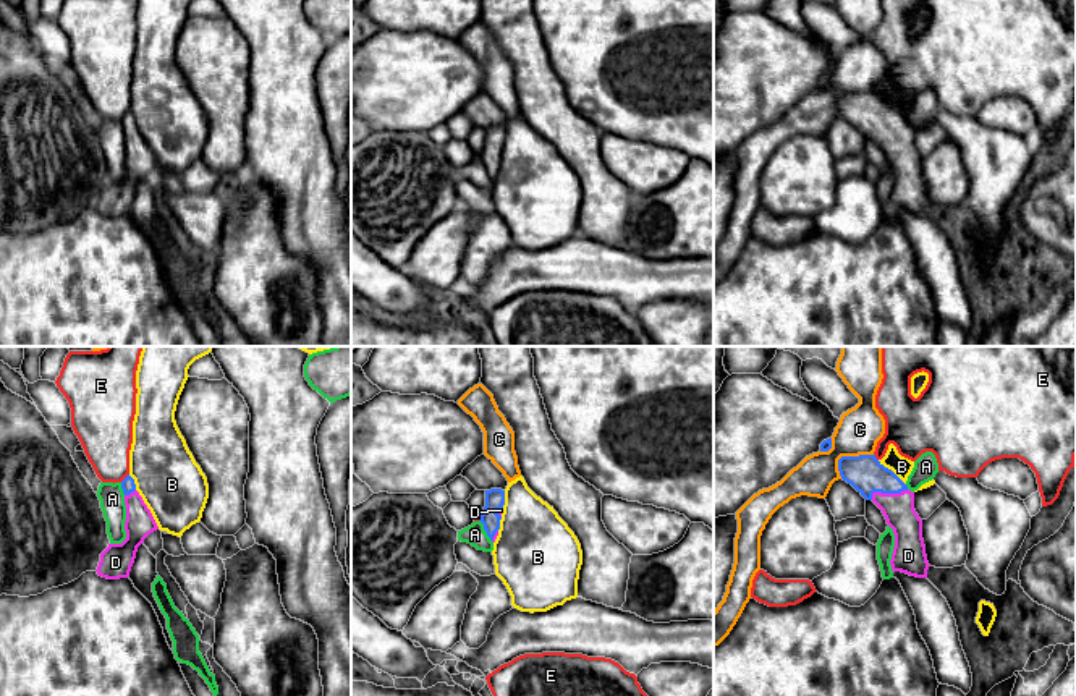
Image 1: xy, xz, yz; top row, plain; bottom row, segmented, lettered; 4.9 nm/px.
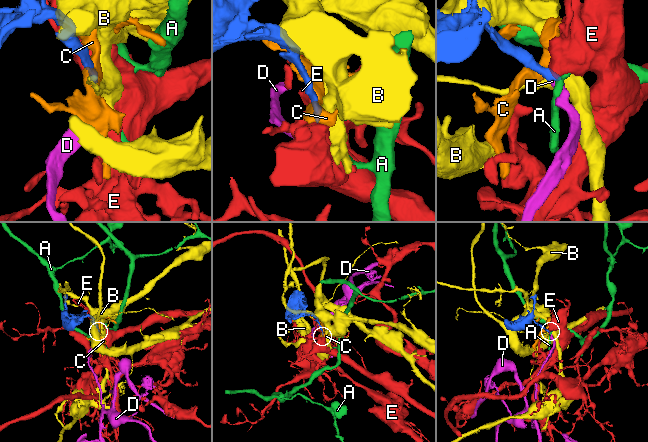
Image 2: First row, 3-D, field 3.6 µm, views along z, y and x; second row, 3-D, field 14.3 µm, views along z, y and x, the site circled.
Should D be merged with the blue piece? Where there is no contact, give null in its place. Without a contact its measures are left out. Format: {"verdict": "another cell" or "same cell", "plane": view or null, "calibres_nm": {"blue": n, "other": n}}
{"verdict": "same cell", "plane": "yz", "calibres_nm": {"blue": 180, "other": 160}}

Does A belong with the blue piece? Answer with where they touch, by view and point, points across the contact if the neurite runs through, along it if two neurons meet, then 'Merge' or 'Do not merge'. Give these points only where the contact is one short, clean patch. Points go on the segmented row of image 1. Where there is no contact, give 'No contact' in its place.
Touches blue at xz (486, 531). Boundary: xz (479, 520), (491, 541). Do not merge

